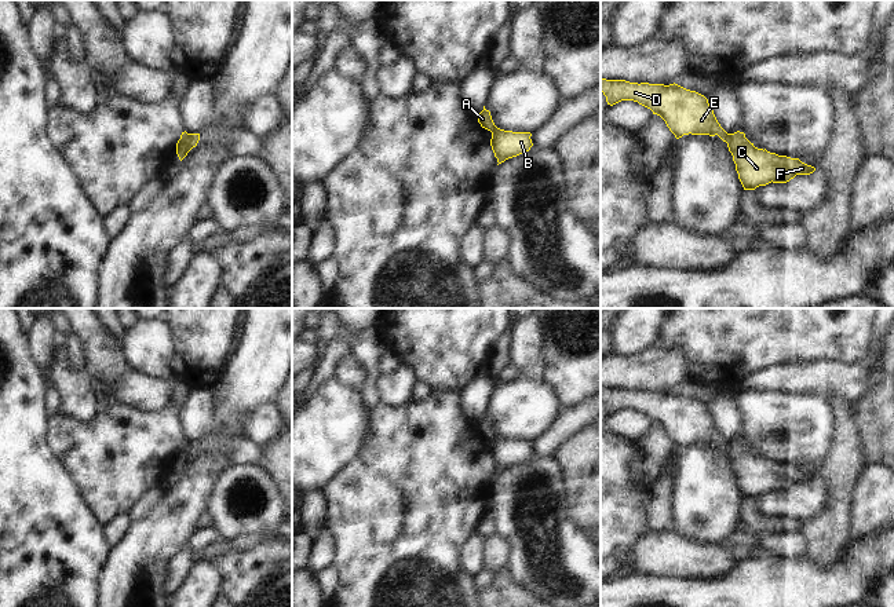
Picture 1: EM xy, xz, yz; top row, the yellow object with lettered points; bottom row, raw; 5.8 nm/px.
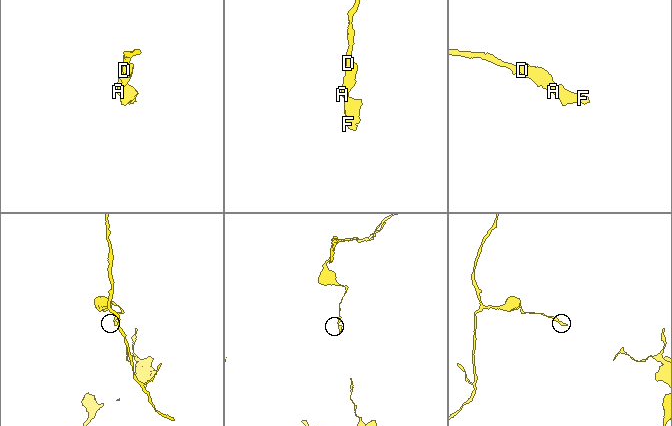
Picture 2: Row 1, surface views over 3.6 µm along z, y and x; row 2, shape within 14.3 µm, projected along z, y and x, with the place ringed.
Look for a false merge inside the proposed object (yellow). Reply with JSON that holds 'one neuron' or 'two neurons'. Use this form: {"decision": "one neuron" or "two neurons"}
{"decision": "two neurons"}

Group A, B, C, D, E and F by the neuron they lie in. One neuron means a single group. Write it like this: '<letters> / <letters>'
A D E / B C F

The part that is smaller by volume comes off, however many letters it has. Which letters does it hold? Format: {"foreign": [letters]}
{"foreign": ["B", "C", "F"]}

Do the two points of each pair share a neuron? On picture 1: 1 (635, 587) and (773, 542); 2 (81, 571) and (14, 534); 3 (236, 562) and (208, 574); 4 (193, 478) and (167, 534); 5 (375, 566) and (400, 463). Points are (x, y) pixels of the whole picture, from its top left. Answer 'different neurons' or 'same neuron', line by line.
1: different neurons
2: same neuron
3: different neurons
4: same neuron
5: same neuron

